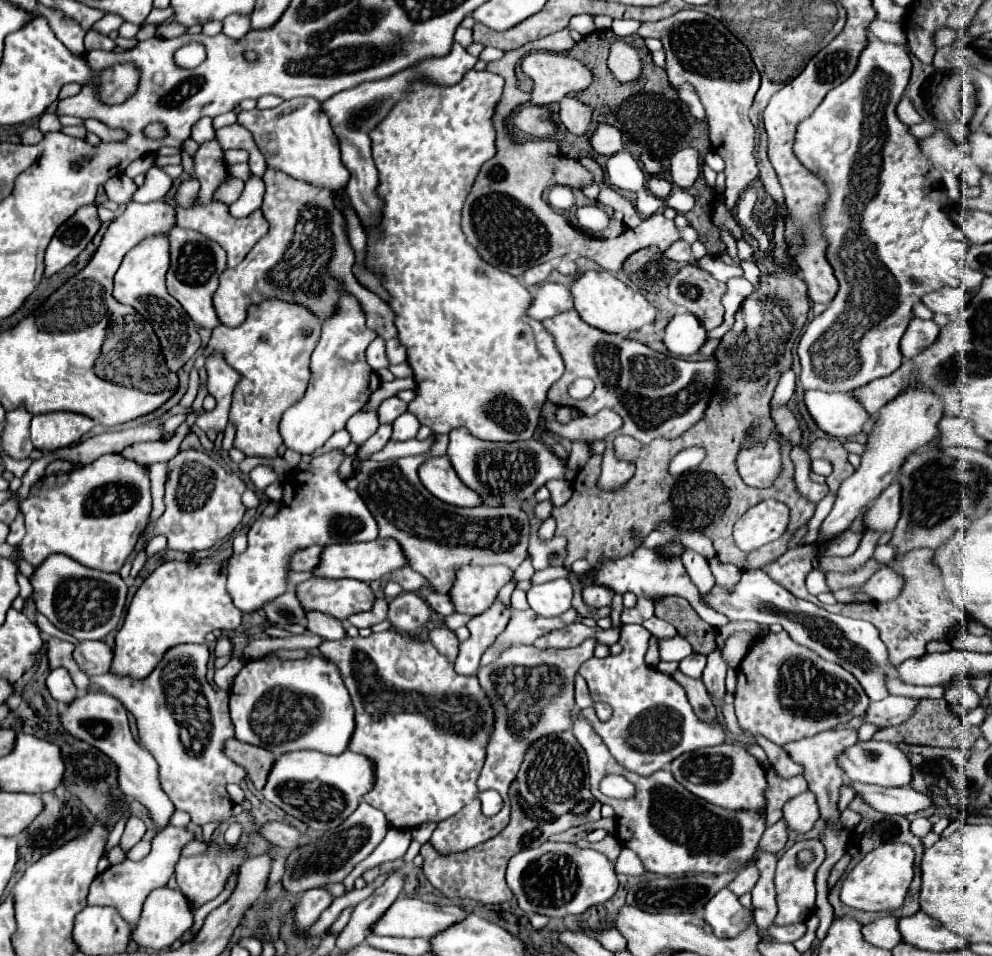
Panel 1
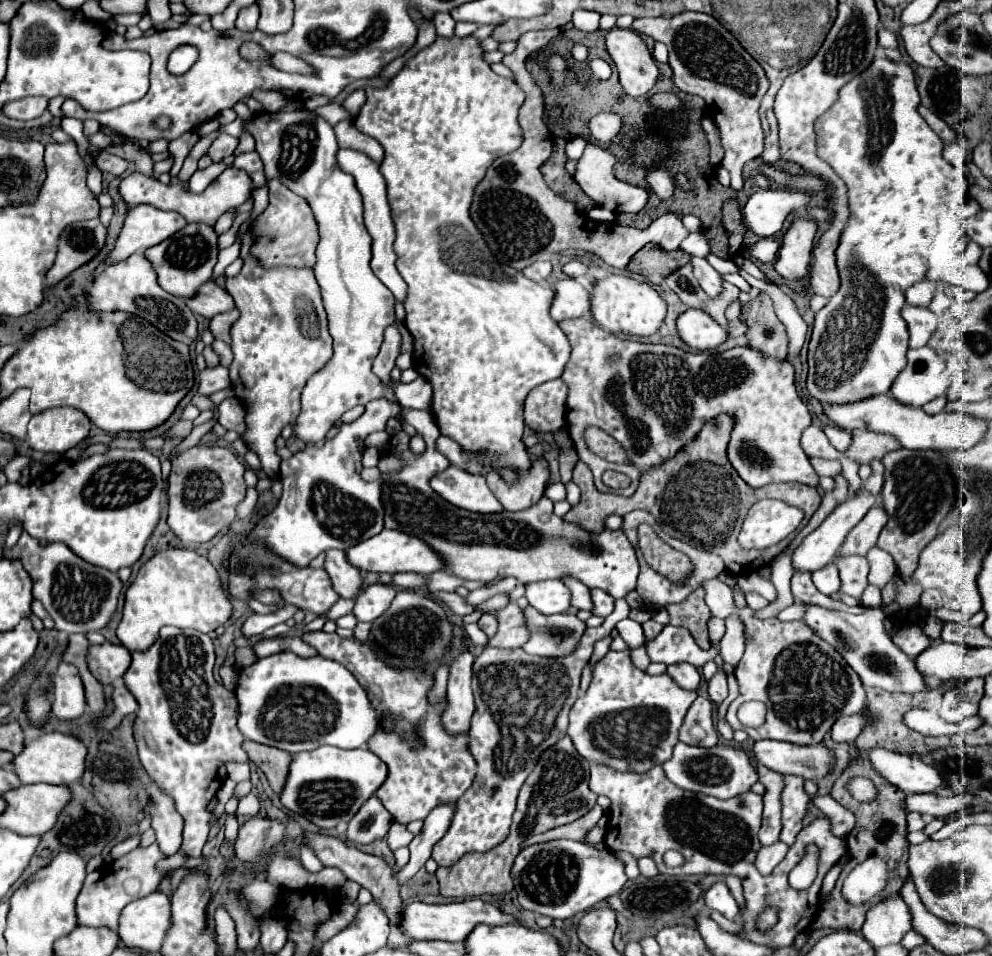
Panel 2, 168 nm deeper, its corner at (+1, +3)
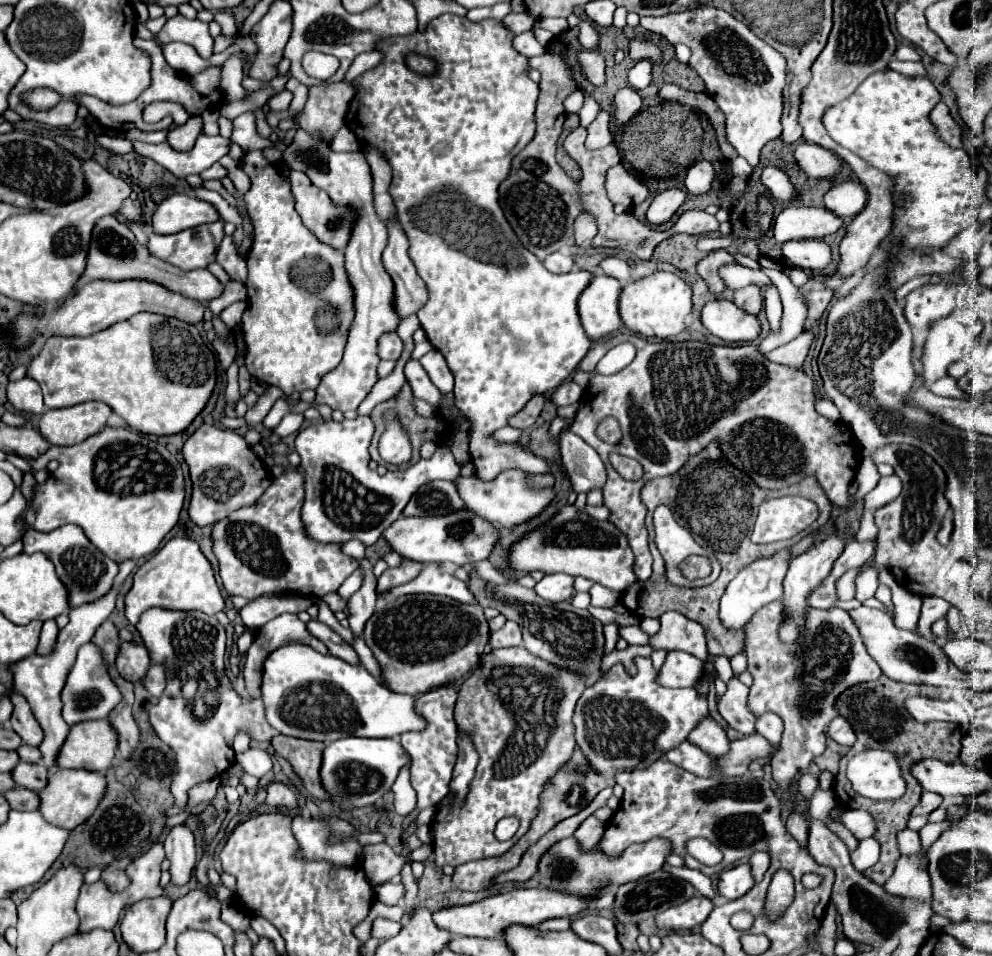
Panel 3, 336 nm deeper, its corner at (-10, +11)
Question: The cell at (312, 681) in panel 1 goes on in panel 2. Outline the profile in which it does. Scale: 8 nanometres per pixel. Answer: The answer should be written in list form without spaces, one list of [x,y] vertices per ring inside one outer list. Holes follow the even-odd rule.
[[[291,651],[275,653],[263,659],[257,659],[251,667],[239,671],[239,681],[235,689],[239,701],[239,731],[245,739],[283,749],[291,755],[301,751],[313,751],[321,745],[333,745],[339,749],[357,749],[365,747],[367,739],[379,727],[379,715],[371,709],[369,699],[357,679],[337,661],[315,657],[299,657]]]

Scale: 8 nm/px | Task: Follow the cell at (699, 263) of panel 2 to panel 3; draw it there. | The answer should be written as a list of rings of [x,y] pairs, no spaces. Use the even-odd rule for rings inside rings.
[[[726,265],[724,269],[720,269],[720,275],[724,277],[724,283],[728,289],[740,289],[746,285],[758,285],[758,287],[768,287],[772,281],[768,279],[768,275],[764,275],[762,271],[754,271],[742,265]]]

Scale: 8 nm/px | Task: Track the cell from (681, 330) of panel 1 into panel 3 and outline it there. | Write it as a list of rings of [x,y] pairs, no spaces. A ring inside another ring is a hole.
[[[714,299],[702,309],[704,327],[728,341],[728,343],[750,343],[760,335],[760,321],[756,315],[746,313],[734,301]]]

